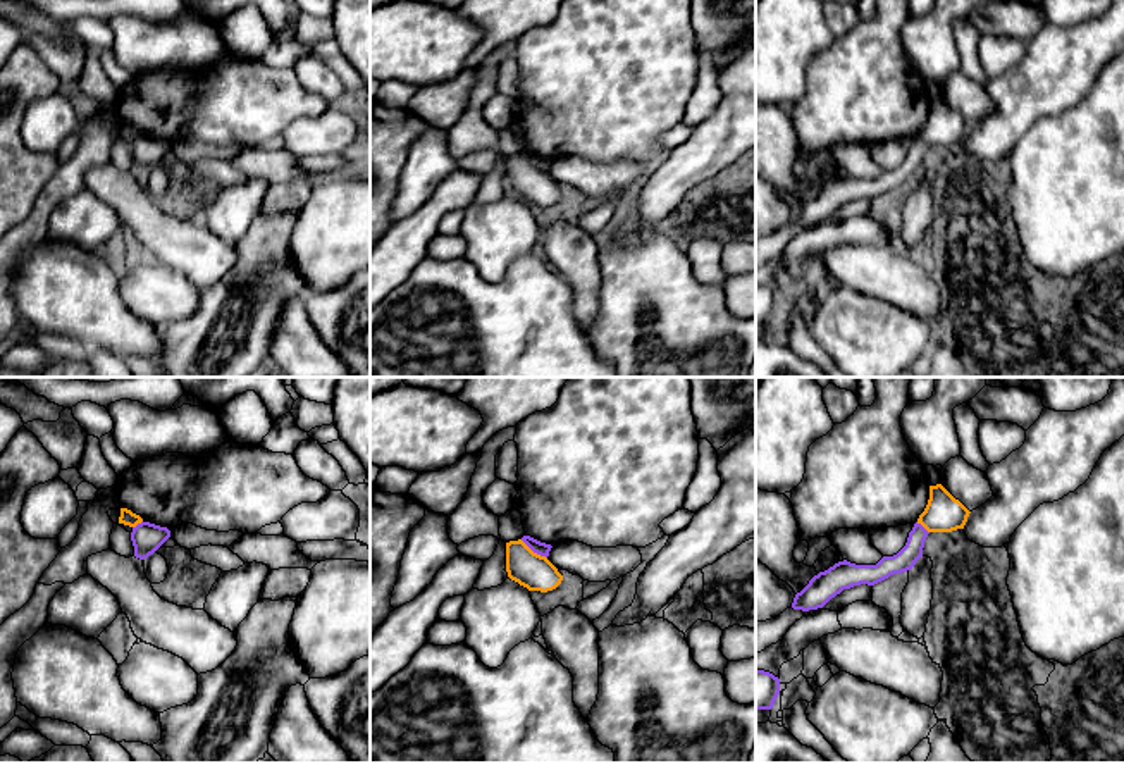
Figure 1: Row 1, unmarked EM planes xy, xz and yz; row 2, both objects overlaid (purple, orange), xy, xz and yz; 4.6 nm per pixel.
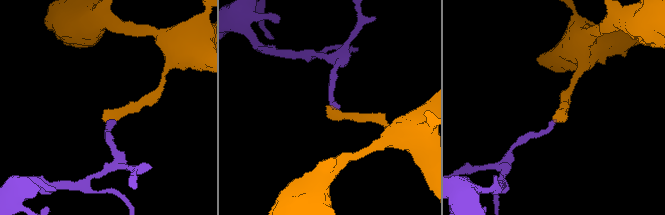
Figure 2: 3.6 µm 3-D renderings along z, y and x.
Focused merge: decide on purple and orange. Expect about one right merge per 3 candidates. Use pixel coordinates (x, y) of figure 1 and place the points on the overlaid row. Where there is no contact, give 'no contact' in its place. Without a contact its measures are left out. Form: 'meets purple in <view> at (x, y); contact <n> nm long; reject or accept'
meets purple in xz at (534, 552); contact 160 nm long; reject

